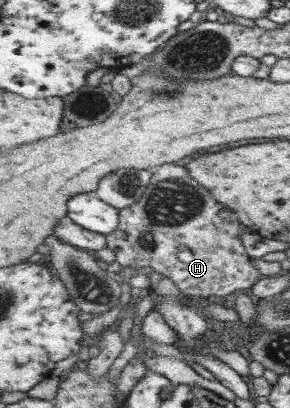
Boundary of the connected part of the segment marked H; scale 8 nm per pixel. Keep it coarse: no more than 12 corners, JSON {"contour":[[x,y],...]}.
{"contour":[[184,166],[154,170],[107,248],[184,294],[264,276],[239,219]]}

